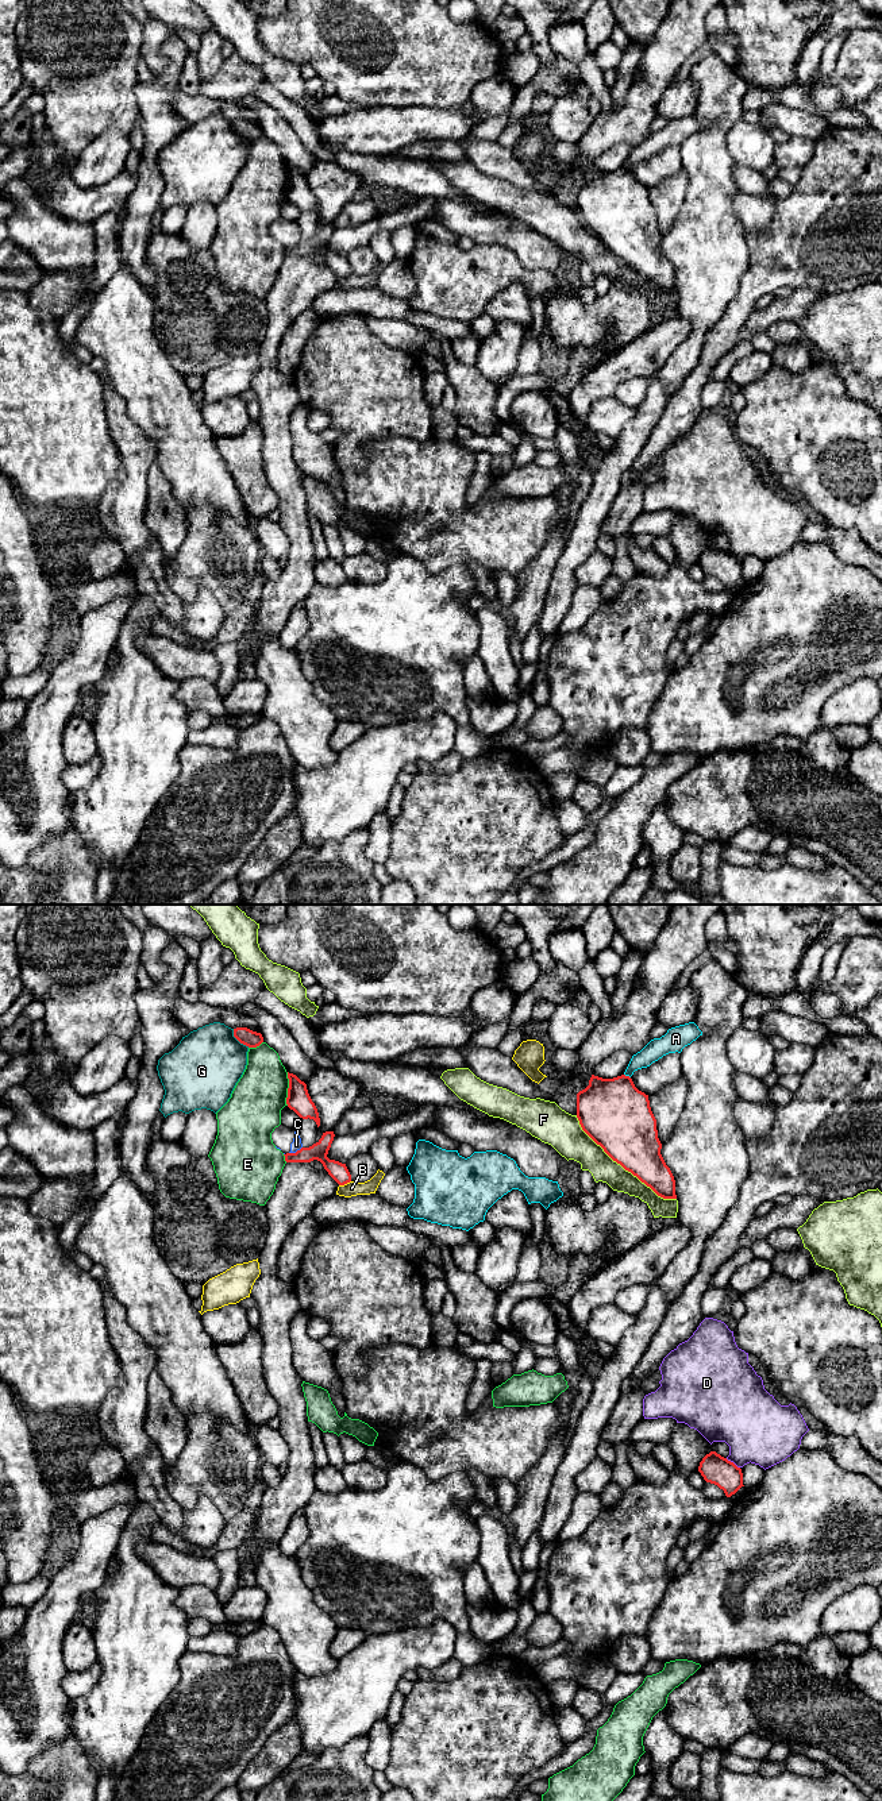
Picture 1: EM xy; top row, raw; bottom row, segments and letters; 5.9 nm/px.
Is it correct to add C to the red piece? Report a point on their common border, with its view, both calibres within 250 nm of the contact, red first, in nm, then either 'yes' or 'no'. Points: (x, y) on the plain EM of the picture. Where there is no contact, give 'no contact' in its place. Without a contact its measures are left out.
xy (296, 245) | 110/70 nm | no

